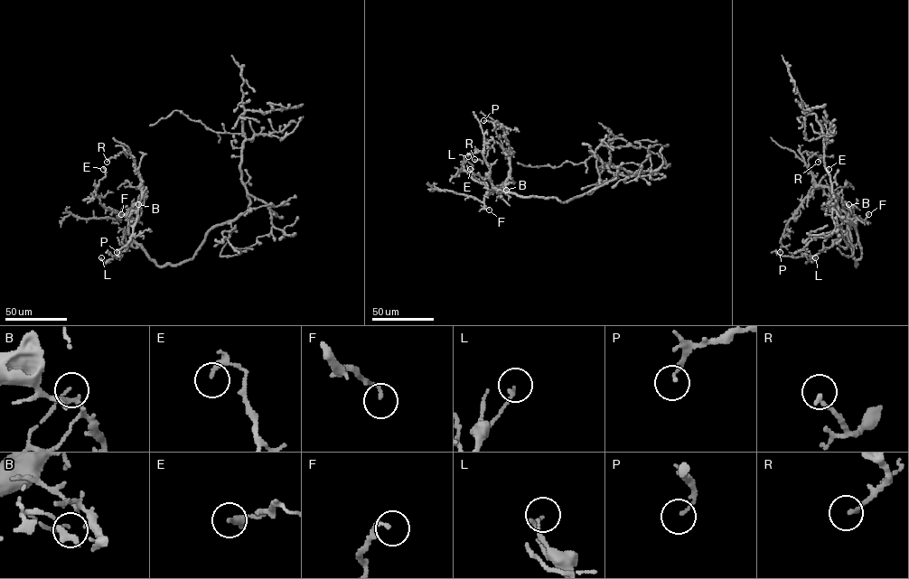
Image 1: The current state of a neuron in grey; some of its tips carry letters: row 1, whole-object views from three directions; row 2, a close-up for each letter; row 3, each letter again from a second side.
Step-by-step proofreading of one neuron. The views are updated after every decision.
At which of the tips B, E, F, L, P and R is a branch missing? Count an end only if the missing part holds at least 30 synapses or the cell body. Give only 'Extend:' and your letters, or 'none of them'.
Extend: none of them

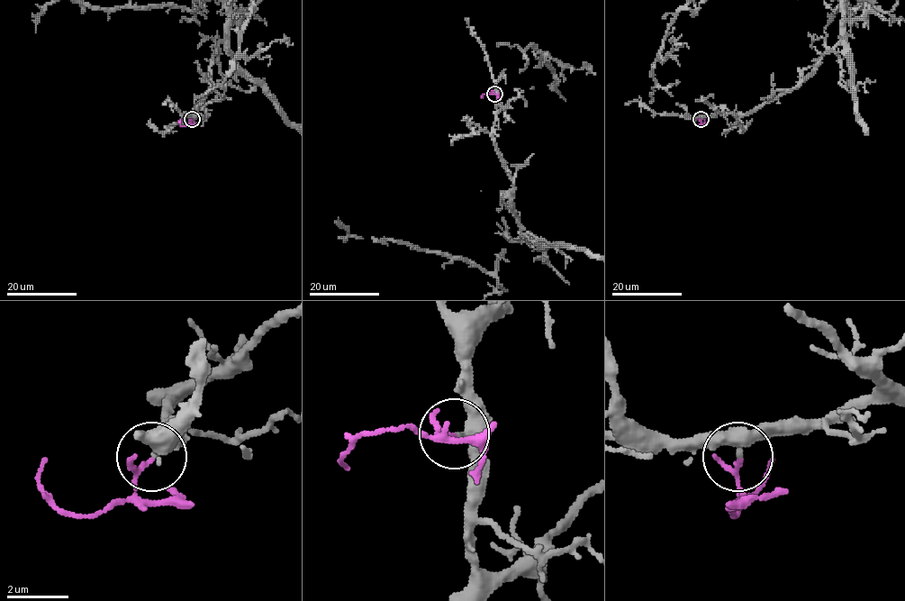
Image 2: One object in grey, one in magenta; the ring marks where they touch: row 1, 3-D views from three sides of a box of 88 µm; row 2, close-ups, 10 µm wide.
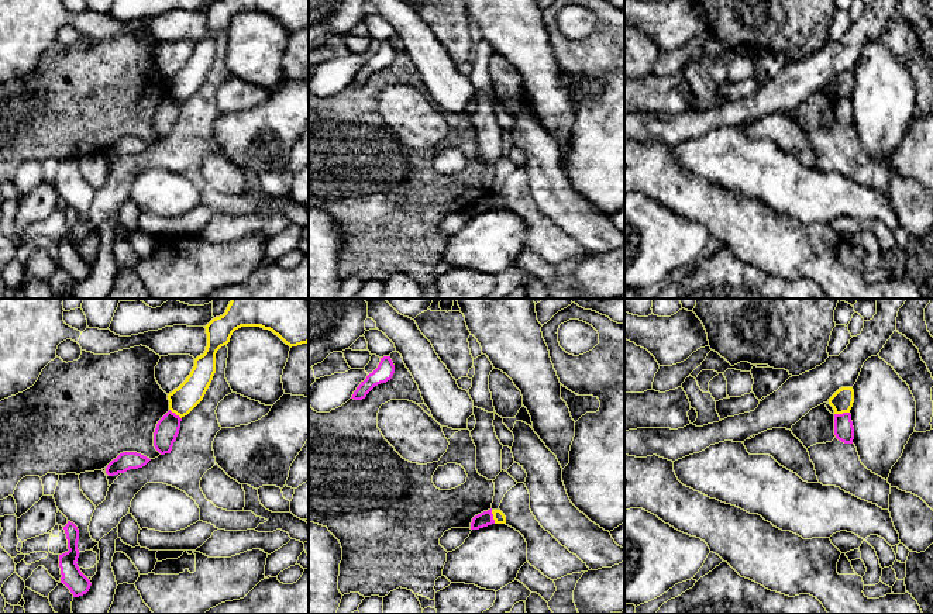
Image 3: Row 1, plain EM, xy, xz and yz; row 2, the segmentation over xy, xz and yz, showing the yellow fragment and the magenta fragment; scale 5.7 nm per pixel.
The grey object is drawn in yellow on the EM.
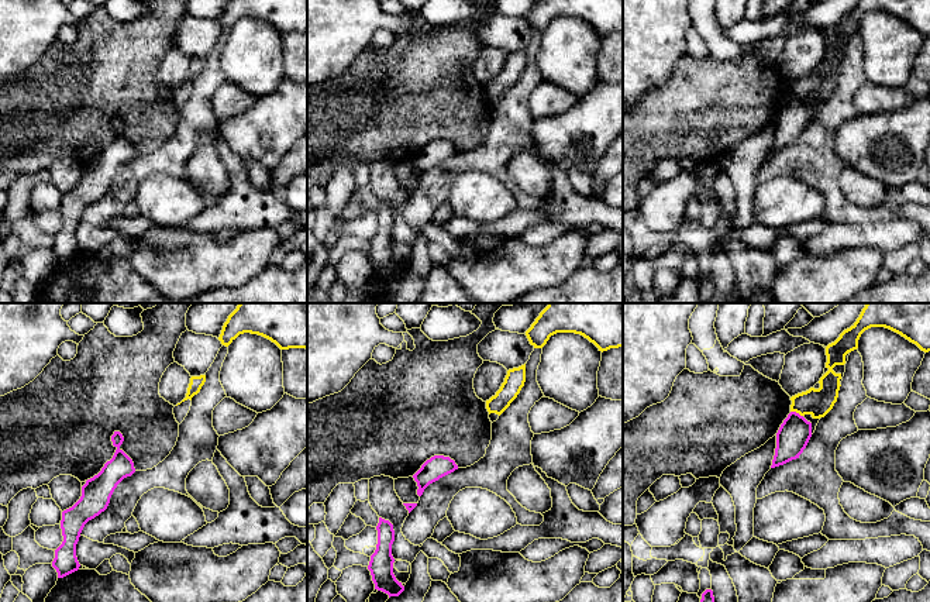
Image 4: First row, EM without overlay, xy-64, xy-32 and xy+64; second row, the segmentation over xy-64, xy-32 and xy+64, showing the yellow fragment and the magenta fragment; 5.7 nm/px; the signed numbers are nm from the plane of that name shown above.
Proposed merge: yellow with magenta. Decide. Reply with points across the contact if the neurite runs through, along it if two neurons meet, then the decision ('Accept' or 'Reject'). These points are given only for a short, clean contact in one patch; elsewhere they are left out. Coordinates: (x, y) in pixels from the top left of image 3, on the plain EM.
Boundary: yz (849, 96), (835, 99). Reject

